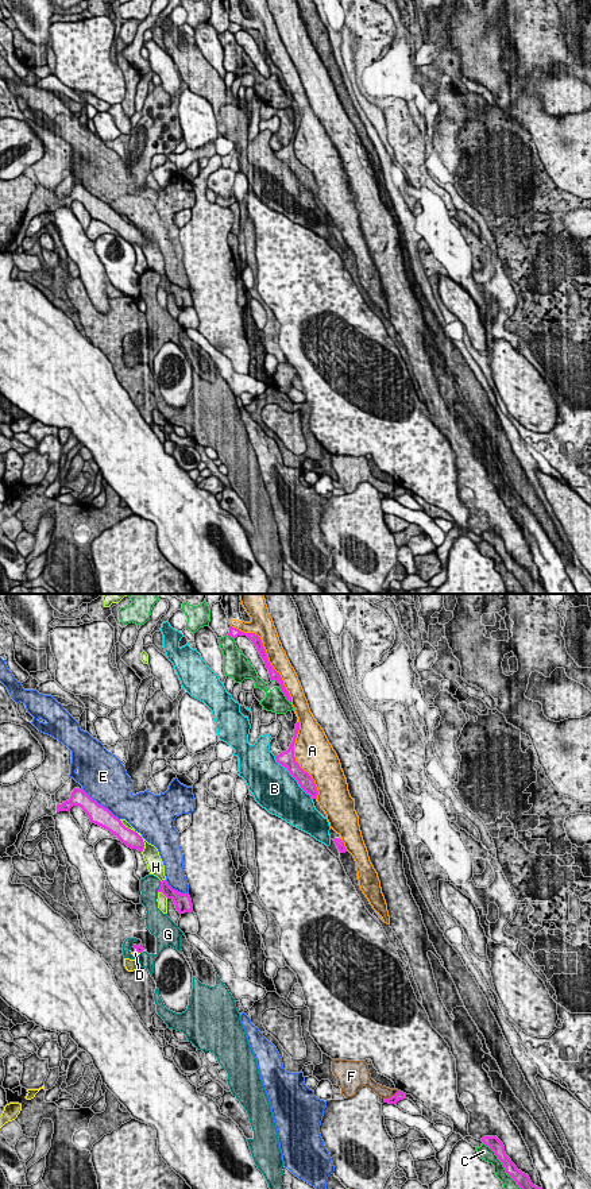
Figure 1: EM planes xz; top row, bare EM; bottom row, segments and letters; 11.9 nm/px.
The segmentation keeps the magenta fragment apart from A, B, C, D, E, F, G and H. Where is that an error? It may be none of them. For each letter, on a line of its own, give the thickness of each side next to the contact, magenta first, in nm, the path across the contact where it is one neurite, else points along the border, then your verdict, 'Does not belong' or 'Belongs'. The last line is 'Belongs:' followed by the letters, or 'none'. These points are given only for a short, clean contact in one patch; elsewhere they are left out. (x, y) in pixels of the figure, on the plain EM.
A: Thickness 120 nm (magenta) against 220 nm. Does not belong
B: Thickness 190 nm (magenta) against 500 nm. Does not belong
C: Thickness 170 nm (magenta) against 160 nm. Does not belong
D: Thickness 90 nm (magenta) against 60 nm. Boundary: xz (135, 343), (139, 348). Does not belong
E: Thickness 240 nm (magenta) against 480 nm. Does not belong
F: Thickness 100 nm (magenta) against 140 nm. Boundary: xz (398, 486), (385, 494). Does not belong
G: Thickness 140 nm (magenta) against 220 nm. Does not belong
H: Thickness 200 nm (magenta) against 160 nm. Does not belong
Belongs: none

